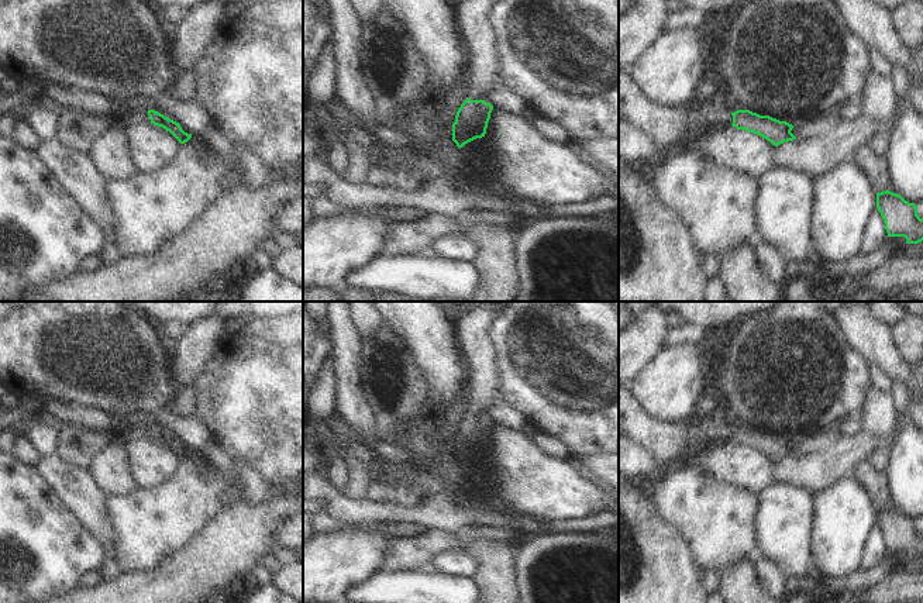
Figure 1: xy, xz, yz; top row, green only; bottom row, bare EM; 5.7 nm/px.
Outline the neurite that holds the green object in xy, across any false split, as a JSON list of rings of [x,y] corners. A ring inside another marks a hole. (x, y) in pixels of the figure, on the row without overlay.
[[[148,425],[148,431],[154,441],[162,442],[169,447],[180,459],[185,459],[192,454],[192,449],[185,448],[179,438],[165,433],[163,430],[155,425]]]

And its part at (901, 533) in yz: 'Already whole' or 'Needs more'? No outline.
Already whole.

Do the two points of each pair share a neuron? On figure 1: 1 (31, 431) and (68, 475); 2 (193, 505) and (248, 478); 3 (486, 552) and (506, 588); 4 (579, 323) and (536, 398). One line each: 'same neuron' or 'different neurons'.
1: different neurons
2: different neurons
3: same neuron
4: same neuron

